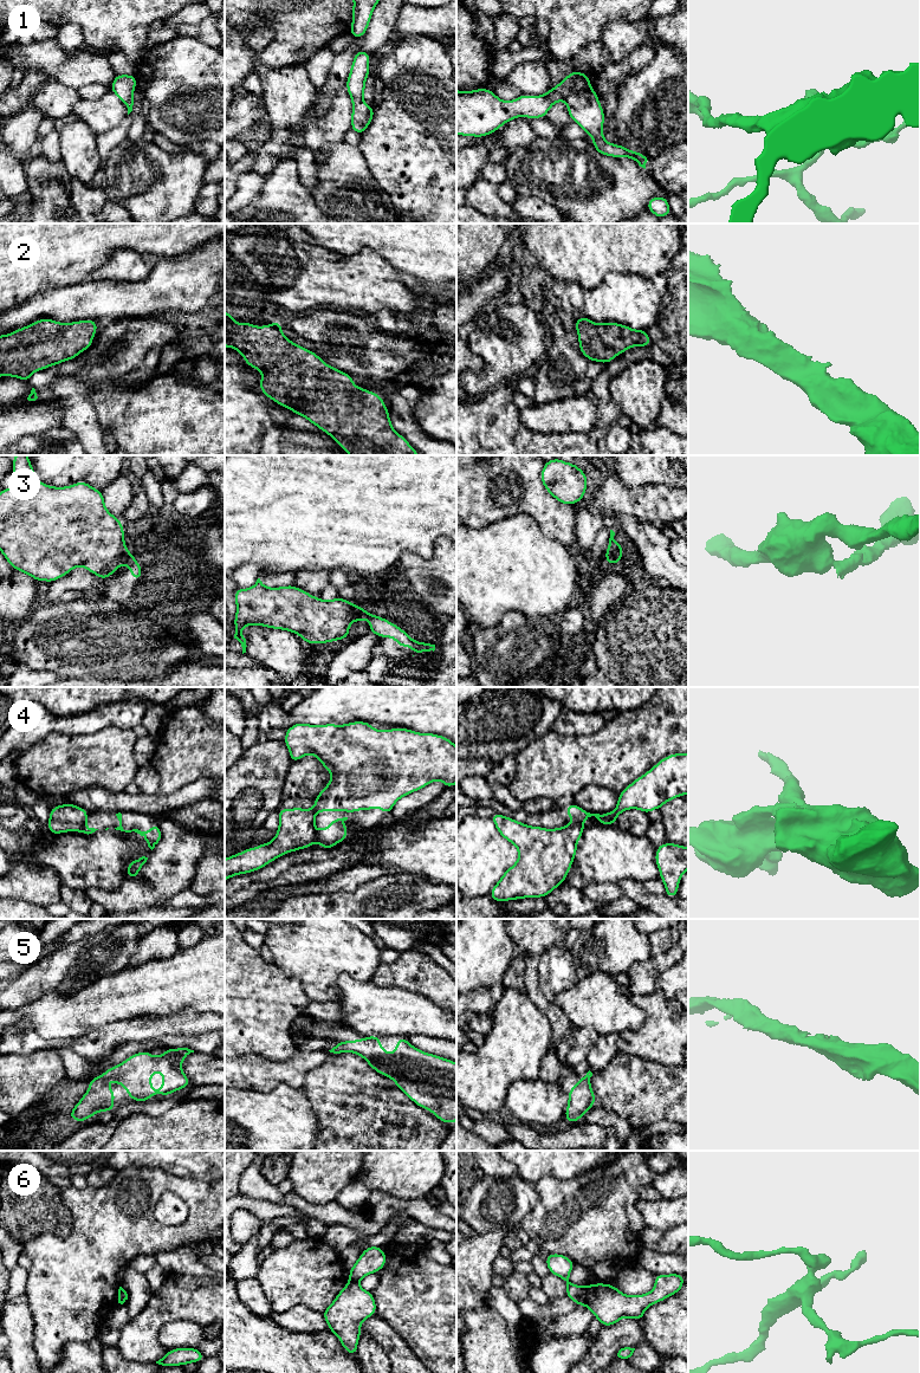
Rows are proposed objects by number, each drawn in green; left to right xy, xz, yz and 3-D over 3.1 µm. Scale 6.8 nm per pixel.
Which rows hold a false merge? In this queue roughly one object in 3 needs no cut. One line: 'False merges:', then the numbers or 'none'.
False merges: 3, 4, 6

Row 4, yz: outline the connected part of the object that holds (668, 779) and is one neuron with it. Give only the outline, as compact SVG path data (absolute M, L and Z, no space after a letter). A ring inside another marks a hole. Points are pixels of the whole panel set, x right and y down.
M673 753L662 758L621 791L615 810L602 816L611 824L616 824L618 815L624 810L639 809L649 814L686 794L688 794L688 753Z

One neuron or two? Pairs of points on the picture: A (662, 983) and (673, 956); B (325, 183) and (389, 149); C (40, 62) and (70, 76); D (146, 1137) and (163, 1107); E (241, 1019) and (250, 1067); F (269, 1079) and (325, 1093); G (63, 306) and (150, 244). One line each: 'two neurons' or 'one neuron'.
A: two neurons
B: two neurons
C: one neuron
D: two neurons
E: two neurons
F: two neurons
G: two neurons

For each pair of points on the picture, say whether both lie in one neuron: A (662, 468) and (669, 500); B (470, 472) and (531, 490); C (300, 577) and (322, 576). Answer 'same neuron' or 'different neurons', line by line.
A: different neurons
B: same neuron
C: same neuron

